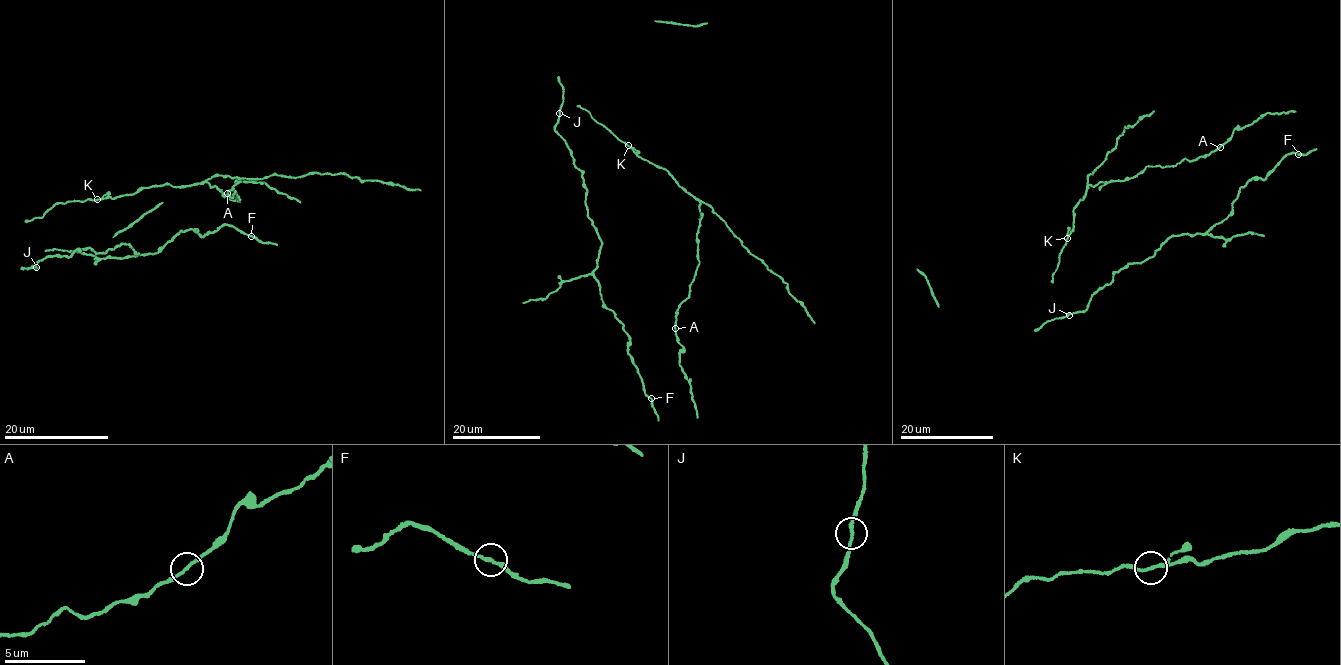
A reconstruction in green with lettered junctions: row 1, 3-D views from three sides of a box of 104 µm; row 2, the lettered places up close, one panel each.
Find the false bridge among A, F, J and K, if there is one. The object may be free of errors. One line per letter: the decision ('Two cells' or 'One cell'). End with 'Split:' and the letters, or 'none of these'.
A: One cell
F: One cell
J: One cell
K: One cell
Split: none of these

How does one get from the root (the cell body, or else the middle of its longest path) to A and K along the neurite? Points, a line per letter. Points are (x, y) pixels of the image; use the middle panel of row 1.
A: (587, 111), (639, 156), (662, 167), (699, 202), (698, 267), (687, 297), (679, 303), (675, 328)
K: (587, 111), (628, 145)

